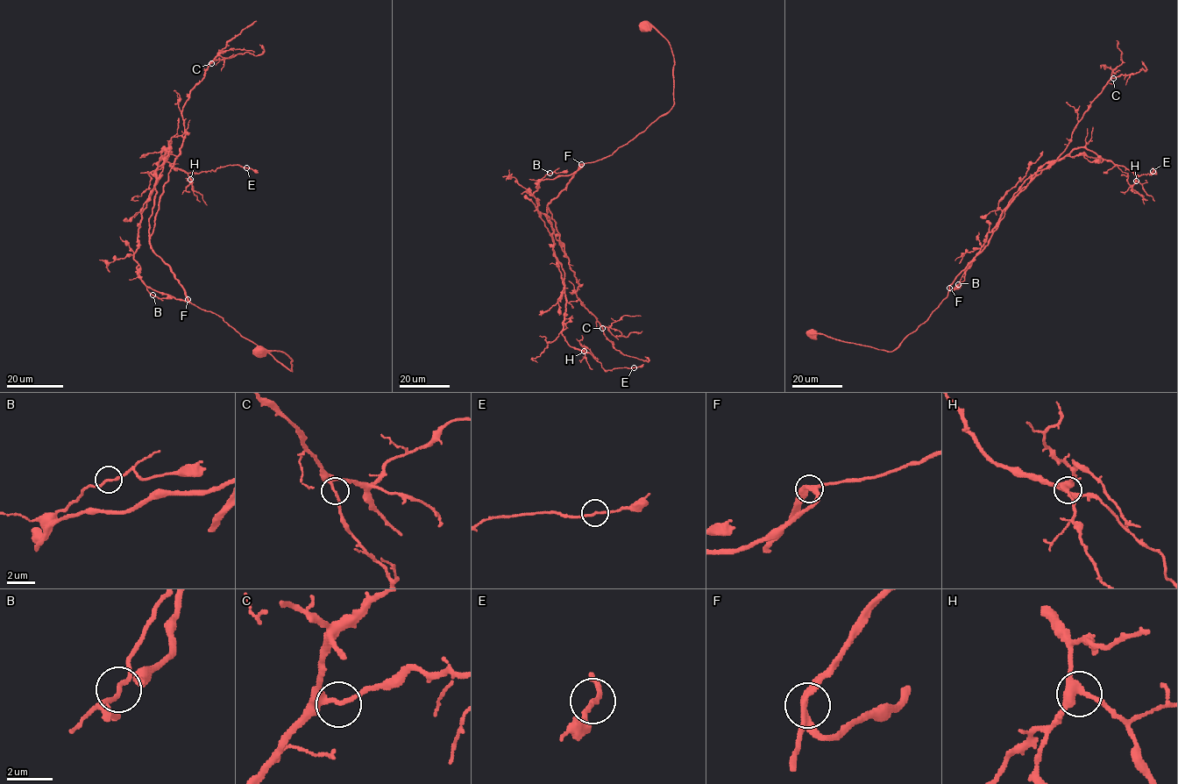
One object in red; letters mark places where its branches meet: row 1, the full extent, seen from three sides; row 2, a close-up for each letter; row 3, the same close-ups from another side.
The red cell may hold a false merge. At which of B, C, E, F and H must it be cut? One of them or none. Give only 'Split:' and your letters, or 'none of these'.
Split: none of these

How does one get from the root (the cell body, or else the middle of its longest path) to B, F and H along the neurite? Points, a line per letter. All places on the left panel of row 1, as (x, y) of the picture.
B: (259, 351), (265, 348), (283, 352), (292, 360), (292, 371), (215, 313), (161, 294), (144, 283), (152, 295)
F: (259, 351), (265, 348), (283, 352), (292, 360), (292, 371), (243, 337), (222, 317), (197, 308), (188, 299)
H: (259, 351), (283, 352), (292, 371), (193, 304), (151, 246), (156, 169), (170, 141), (166, 160), (190, 179)

